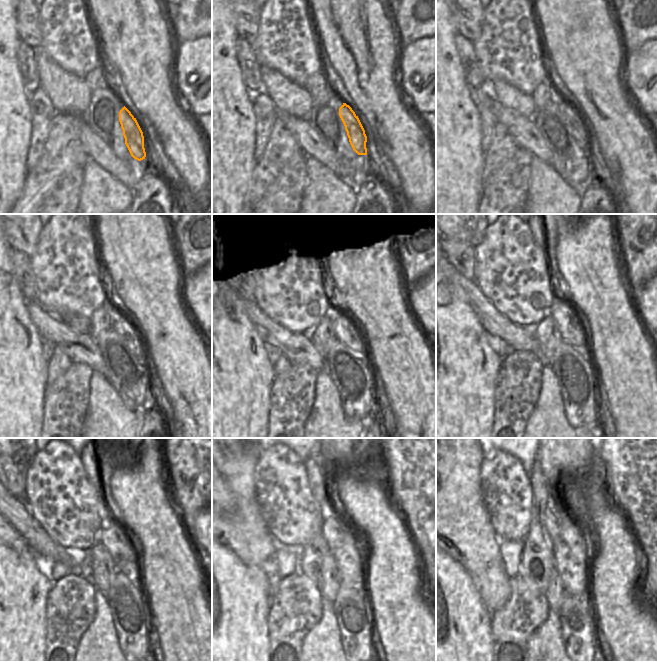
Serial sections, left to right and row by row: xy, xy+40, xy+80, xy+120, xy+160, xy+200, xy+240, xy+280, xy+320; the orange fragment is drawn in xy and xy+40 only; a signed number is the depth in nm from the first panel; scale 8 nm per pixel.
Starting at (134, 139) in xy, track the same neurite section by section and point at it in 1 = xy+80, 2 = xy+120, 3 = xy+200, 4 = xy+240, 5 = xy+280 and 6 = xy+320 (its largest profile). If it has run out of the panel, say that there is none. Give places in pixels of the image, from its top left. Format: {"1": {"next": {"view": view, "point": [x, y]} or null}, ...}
{"1": {"next": {"view": "xy+80", "point": [575, 118]}}, "2": {"next": {"view": "xy+120", "point": [120, 324]}}, "3": {"next": {"view": "xy+200", "point": [571, 330]}}, "4": {"next": {"view": "xy+240", "point": [111, 535]}}, "5": {"next": {"view": "xy+280", "point": [332, 532]}}, "6": {"next": {"view": "xy+320", "point": [551, 522]}}}

